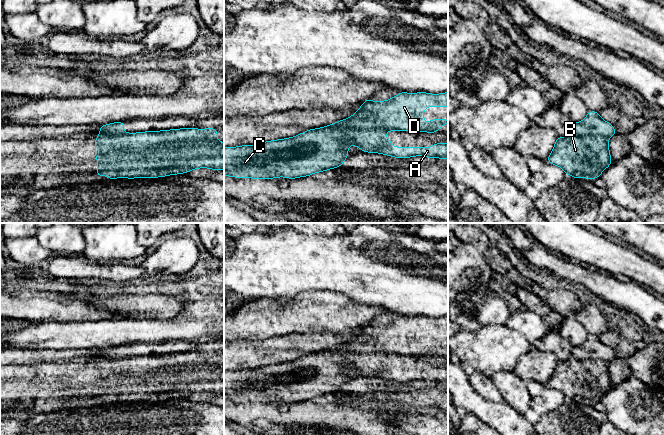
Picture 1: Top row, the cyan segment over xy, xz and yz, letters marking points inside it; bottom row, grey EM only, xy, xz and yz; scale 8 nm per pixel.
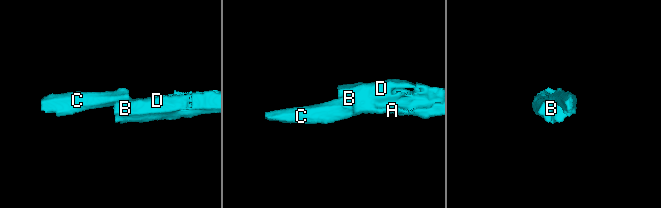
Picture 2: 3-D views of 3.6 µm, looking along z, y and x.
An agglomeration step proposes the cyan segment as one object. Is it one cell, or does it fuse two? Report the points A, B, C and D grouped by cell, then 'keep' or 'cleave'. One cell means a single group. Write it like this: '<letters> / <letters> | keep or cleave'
A B D / C | cleave

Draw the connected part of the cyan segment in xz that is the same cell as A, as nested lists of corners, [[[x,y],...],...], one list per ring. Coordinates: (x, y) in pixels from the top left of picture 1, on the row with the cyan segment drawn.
[[[400,92],[386,101],[367,99],[349,118],[329,127],[343,127],[347,146],[354,145],[363,152],[380,153],[395,158],[424,156],[448,159],[448,143],[435,143],[432,147],[393,147],[386,138],[386,131],[410,131],[435,133],[448,119],[431,119],[424,123],[425,107],[448,107],[448,92]]]

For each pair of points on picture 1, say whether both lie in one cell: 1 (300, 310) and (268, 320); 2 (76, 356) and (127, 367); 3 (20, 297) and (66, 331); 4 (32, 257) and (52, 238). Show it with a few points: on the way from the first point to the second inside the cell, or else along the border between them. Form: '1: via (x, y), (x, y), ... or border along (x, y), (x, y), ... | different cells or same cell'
1: via (292, 315), (276, 316) | same cell
2: border along (100, 358), (95, 361), (73, 362) | different cells
3: border along (76, 321), (31, 322) | different cells
4: border along (35, 237), (52, 253) | different cells

